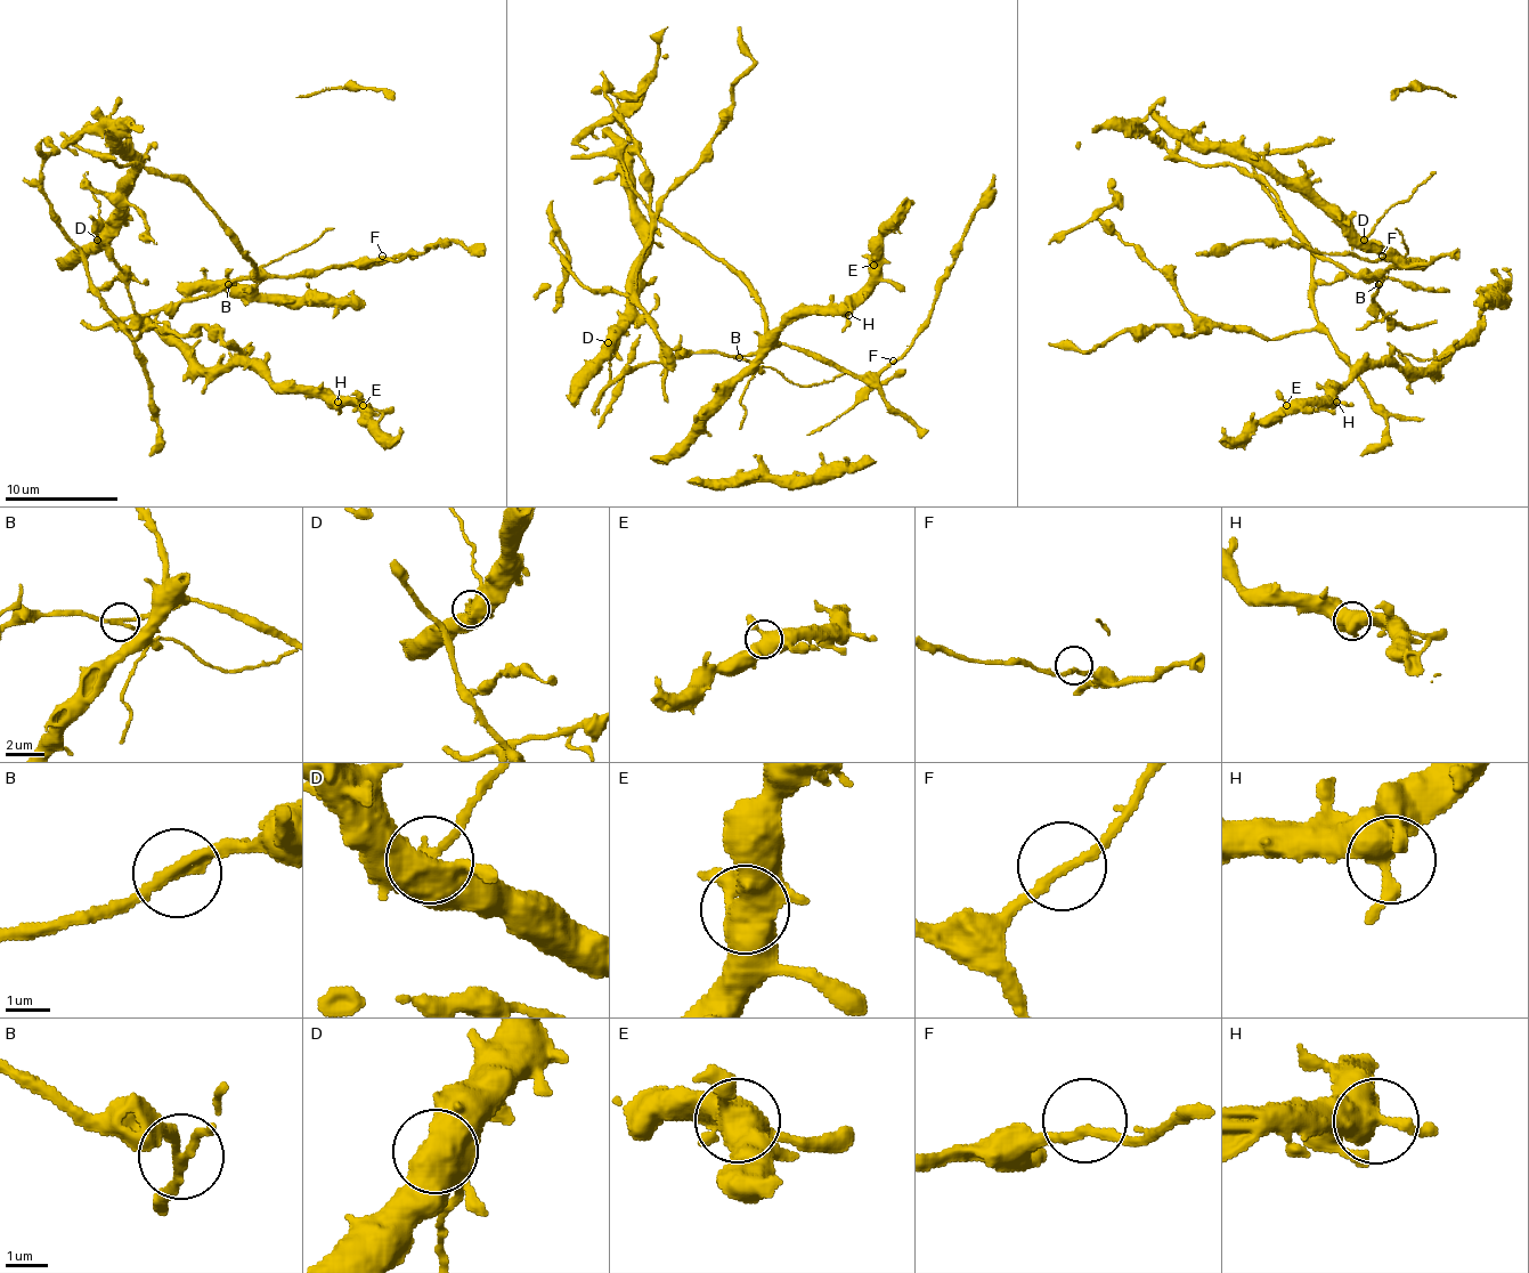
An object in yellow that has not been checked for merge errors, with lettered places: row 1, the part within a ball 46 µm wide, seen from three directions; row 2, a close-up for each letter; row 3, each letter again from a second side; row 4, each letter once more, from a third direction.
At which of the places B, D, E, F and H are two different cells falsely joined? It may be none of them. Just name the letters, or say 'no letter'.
B, D

